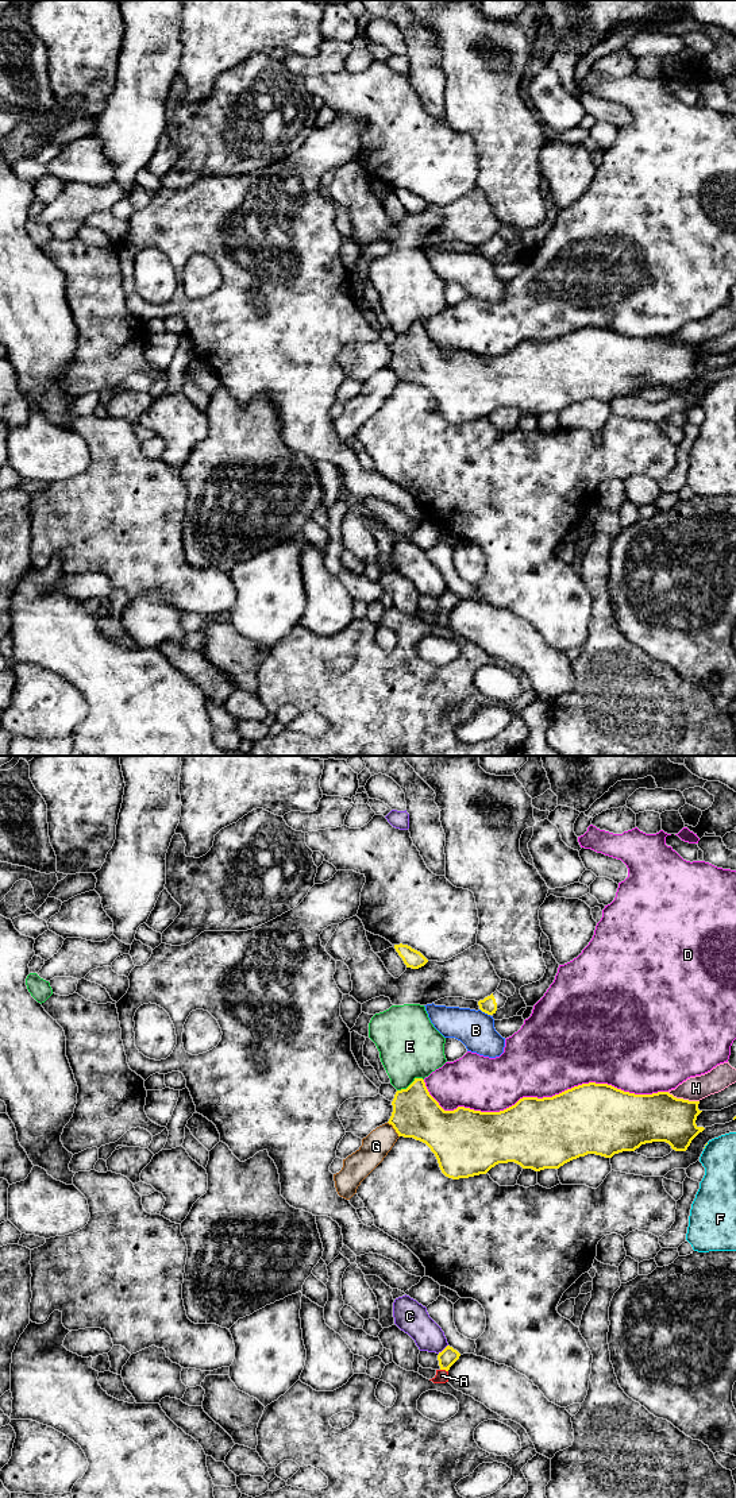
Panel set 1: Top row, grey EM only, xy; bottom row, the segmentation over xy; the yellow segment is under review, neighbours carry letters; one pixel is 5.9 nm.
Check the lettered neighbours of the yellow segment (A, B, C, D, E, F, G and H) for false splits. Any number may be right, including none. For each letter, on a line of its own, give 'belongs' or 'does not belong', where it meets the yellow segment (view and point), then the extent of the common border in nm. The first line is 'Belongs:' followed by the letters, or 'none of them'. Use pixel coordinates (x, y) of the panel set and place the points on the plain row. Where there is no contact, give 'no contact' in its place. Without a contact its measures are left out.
Belongs: none of them
A: does not belong; contact xy (444, 613); length 50 nm
B: does not belong; contact xy (485, 257); length 80 nm
C: does not belong; contact xy (443, 594); length 80 nm
D: does not belong; contact xy (543, 342); length 1450 nm
E: does not belong; contact xy (411, 328); length 180 nm
F: does not belong; contact xy (705, 389); length 50 nm
G: does not belong; contact xy (395, 373); length 120 nm
H: does not belong; contact xy (682, 343); length 200 nm

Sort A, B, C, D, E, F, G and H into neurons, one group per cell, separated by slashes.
A / B / C / D / E / F / G / H

